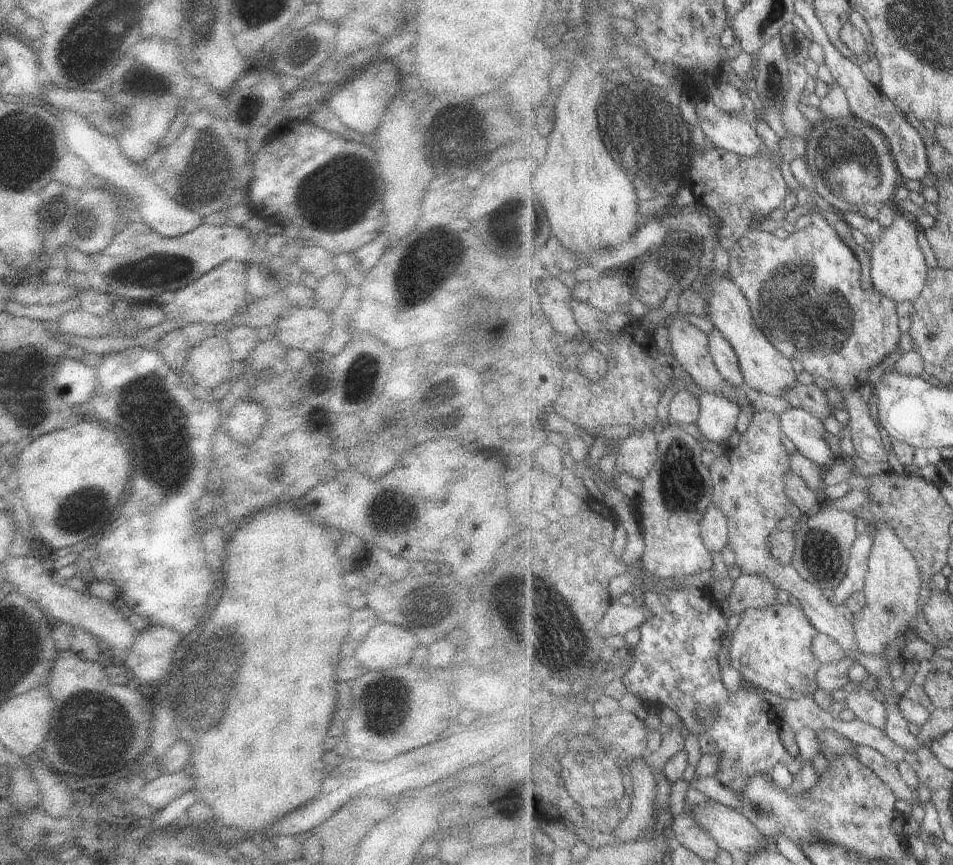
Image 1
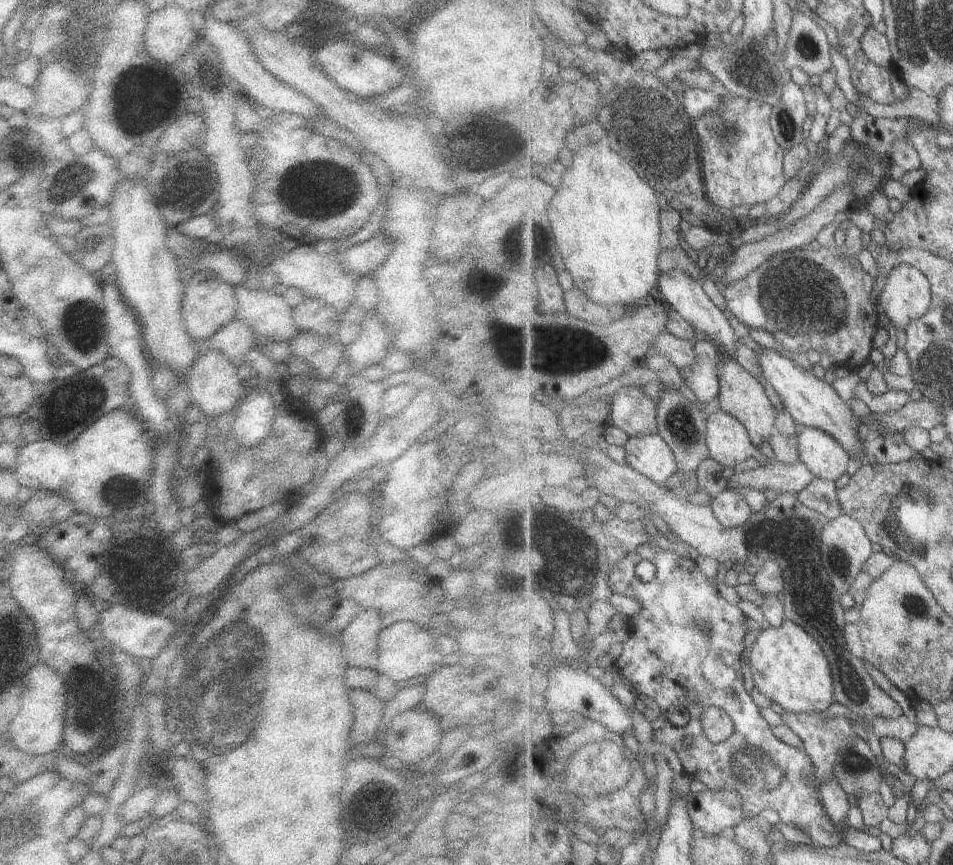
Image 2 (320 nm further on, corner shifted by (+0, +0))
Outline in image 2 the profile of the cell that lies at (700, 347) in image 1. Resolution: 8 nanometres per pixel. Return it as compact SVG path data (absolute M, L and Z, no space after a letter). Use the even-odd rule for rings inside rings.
M725 356L718 366L721 379L721 390L719 394L719 408L726 413L736 416L747 428L755 446L761 446L765 440L769 442L777 433L776 410L765 392L765 386L759 380L739 365L735 358Z

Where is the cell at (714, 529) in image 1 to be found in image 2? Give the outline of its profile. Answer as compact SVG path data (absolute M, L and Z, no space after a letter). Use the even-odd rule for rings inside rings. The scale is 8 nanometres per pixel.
M723 490L709 505L714 510L717 520L726 529L743 526L751 518L751 508L745 498L735 490Z

